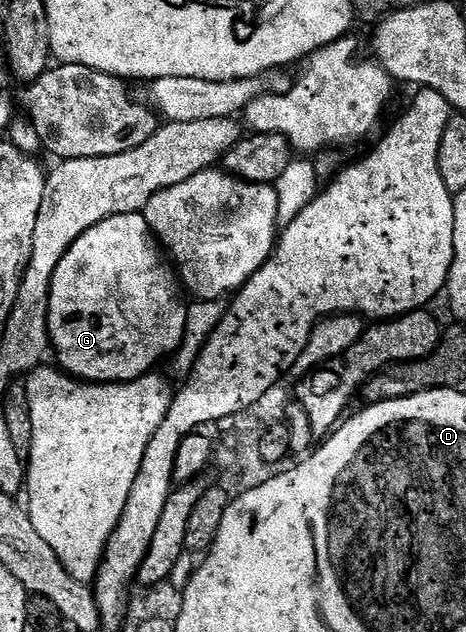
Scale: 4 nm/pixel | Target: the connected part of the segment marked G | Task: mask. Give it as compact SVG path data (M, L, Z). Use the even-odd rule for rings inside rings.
M128 212L127 214L119 214L118 216L107 218L95 226L91 226L91 230L84 232L71 245L67 250L67 254L63 254L59 266L55 266L55 274L51 278L51 290L49 291L49 342L52 355L57 355L58 362L56 361L56 363L59 365L60 371L82 382L125 384L129 380L139 379L140 376L150 375L156 369L153 367L164 356L165 359L172 357L173 353L177 351L177 348L183 342L189 309L186 297L183 295L182 285L179 283L174 269L167 263L167 260L167 265L165 265L164 259L166 260L166 257L159 251L159 245L153 233L149 231L149 224L141 212Z

